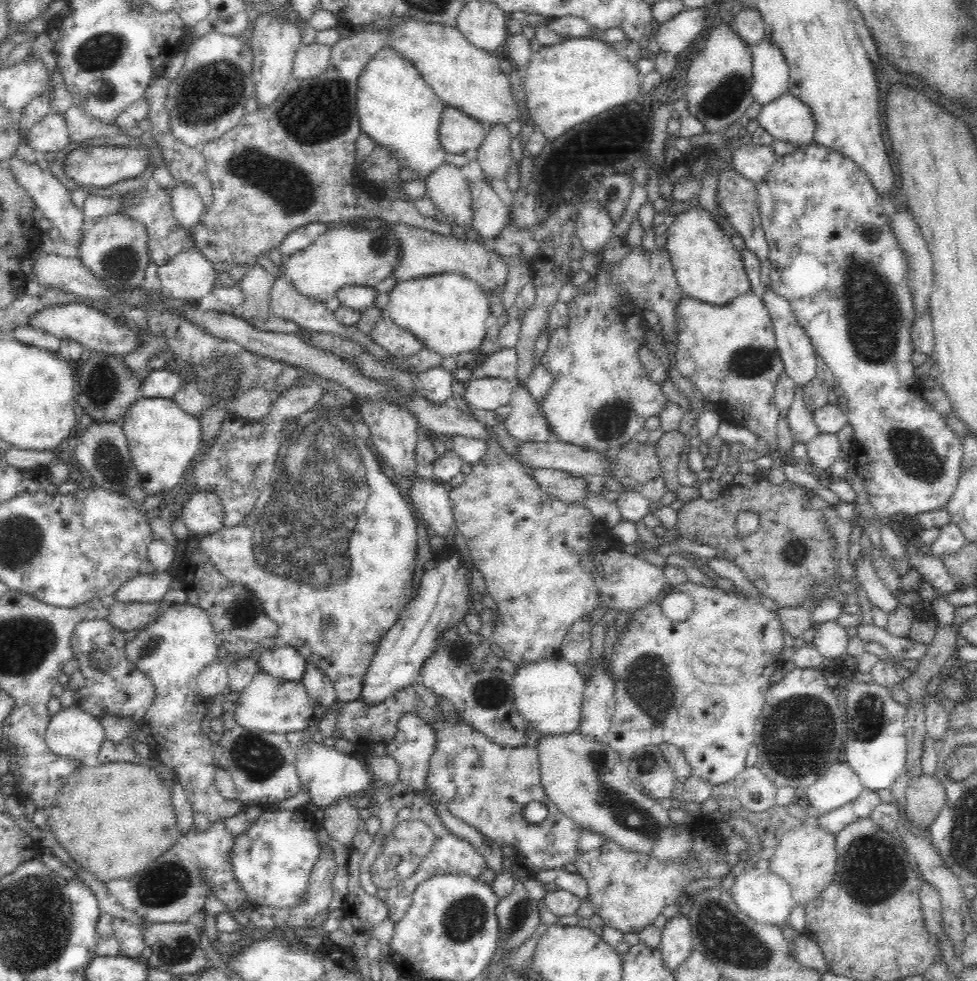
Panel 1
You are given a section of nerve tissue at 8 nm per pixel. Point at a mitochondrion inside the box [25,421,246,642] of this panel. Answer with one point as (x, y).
(111, 462)

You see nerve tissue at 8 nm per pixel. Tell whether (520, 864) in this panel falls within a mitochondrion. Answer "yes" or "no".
no

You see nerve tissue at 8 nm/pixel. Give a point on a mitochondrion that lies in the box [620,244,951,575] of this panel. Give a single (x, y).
(873, 316)

